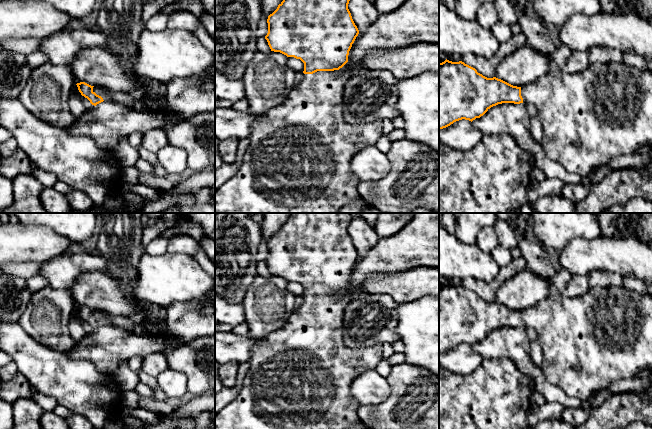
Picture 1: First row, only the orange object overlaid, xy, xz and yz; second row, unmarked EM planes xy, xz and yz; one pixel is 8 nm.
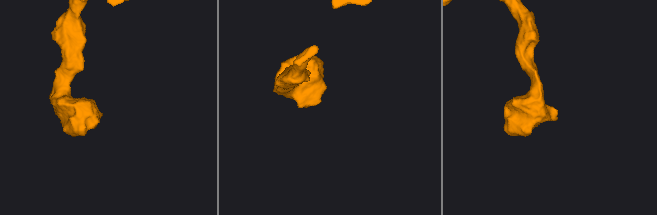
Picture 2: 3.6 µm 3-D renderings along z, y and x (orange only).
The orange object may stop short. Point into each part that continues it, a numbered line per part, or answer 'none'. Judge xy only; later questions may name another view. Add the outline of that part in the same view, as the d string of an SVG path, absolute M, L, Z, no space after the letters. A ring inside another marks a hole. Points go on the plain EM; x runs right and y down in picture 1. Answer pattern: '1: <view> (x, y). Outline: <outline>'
1: xy (127, 323). Outline: M93 311L93 316L101 320L104 325L113 325L127 332L133 332L135 327L135 321L133 317L123 315L111 315L102 311Z

